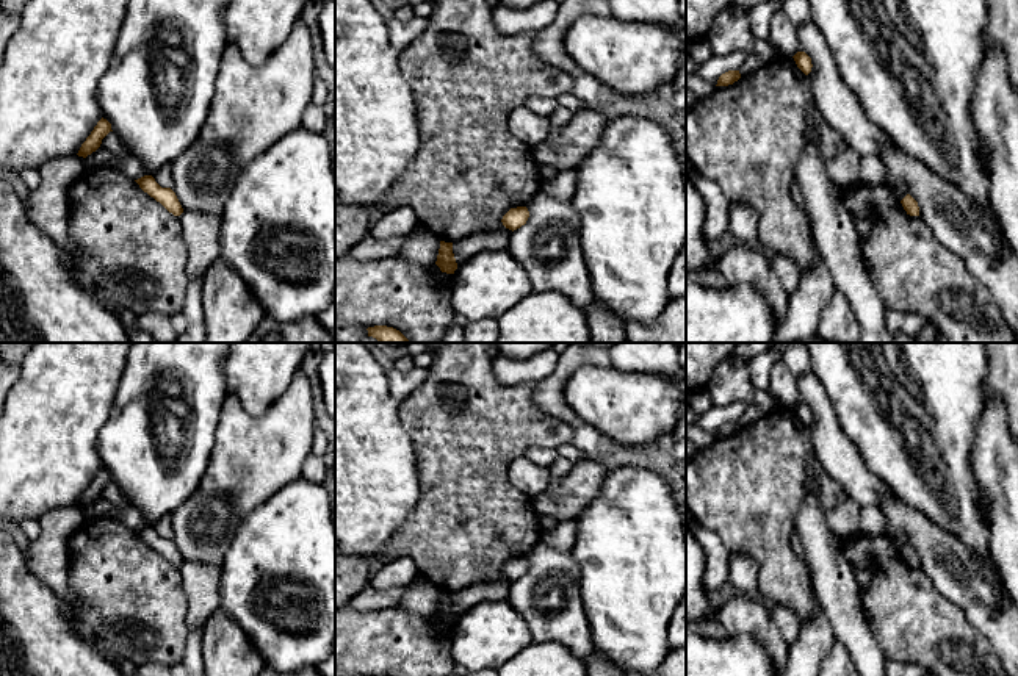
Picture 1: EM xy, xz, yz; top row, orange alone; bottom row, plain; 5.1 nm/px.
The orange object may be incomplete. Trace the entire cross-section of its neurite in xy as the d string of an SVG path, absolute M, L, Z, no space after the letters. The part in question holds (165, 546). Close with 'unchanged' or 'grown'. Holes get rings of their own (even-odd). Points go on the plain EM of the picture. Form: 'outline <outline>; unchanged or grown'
outline M144 526L135 532L144 543L160 552L174 566L180 566L183 563L175 543L171 538L161 538L152 526Z; unchanged

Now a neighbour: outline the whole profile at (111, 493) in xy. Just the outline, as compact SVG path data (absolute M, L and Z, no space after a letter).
M110 482L102 490L100 498L111 502L116 507L130 505L130 502L125 499L124 493L121 491L121 488L114 482Z

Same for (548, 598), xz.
M542 538L526 559L529 568L512 582L509 604L526 620L536 643L558 642L586 659L594 653L594 640L572 549L551 548Z

